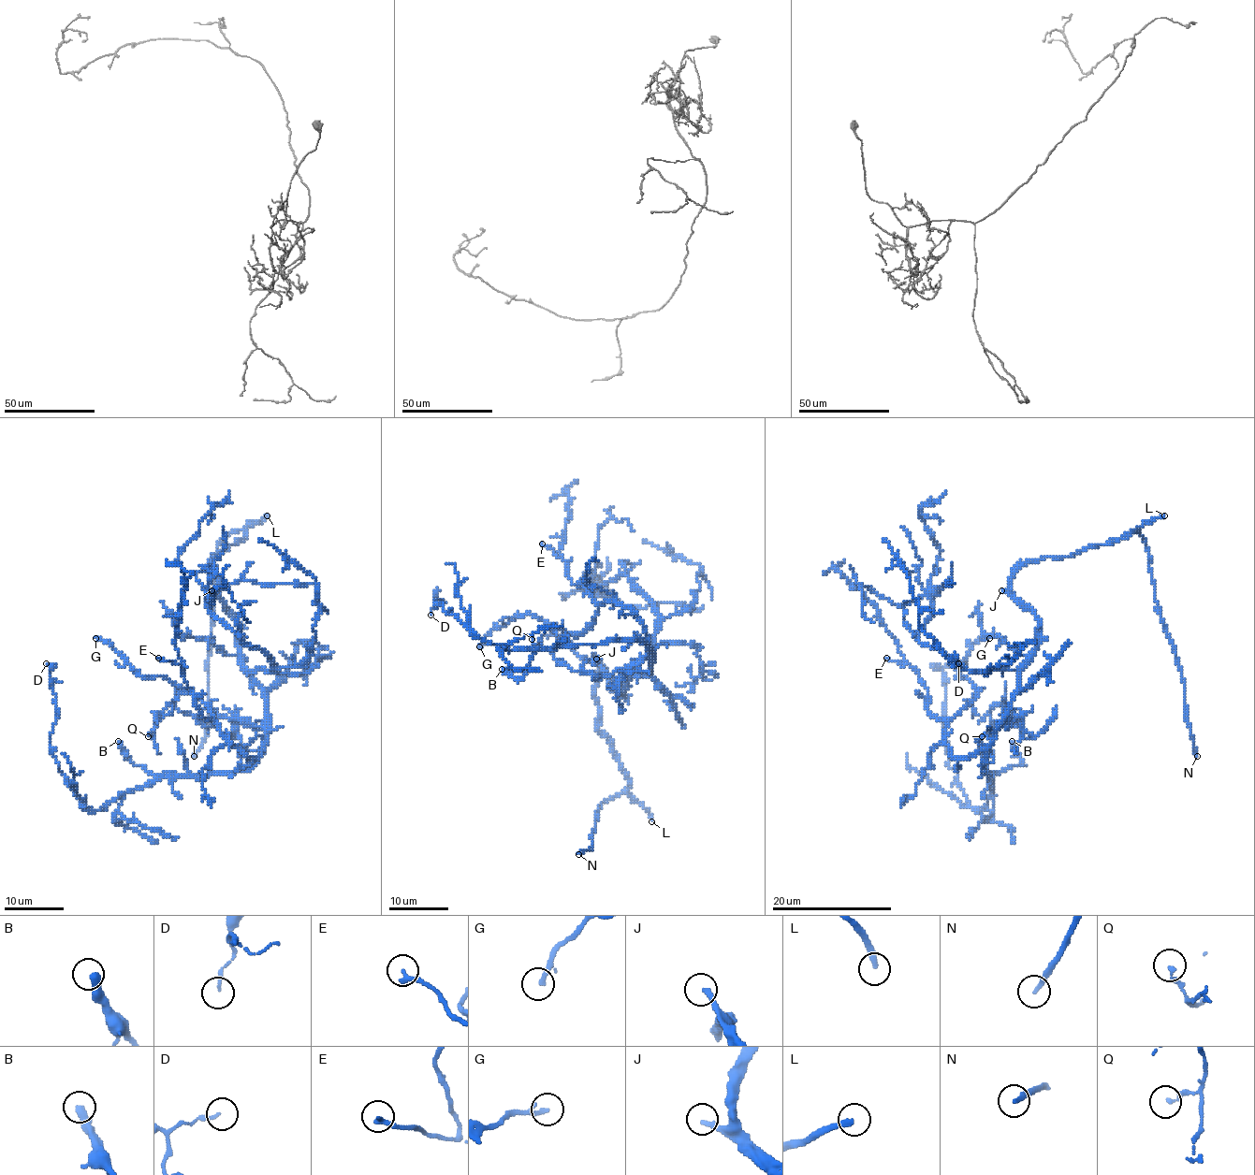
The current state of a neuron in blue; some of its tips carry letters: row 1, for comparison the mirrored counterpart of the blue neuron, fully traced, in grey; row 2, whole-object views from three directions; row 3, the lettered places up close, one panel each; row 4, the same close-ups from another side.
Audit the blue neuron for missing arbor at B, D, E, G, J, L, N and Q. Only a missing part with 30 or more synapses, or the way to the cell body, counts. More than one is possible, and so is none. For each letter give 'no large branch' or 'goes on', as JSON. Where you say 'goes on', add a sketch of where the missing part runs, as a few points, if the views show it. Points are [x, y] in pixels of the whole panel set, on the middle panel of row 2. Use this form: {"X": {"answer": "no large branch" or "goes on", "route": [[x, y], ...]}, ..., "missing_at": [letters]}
{"B": {"answer": "goes on"}, "D": {"answer": "no large branch"}, "E": {"answer": "no large branch"}, "G": {"answer": "no large branch"}, "J": {"answer": "goes on", "route": [[596, 659], [572, 622], [593, 542], [602, 541], [605, 578], [631, 591], [678, 573], [712, 541]]}, "L": {"answer": "goes on"}, "N": {"answer": "goes on"}, "Q": {"answer": "no large branch"}, "missing_at": ["B", "J", "L", "N"]}

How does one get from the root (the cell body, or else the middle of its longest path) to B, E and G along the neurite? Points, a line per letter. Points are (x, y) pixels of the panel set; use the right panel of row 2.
B: (1033, 658), (1019, 674), (1019, 687), (982, 764), (986, 776), (1023, 764), (1023, 759), (1012, 741)
E: (1033, 658), (1019, 674), (996, 736), (968, 757), (951, 753), (948, 721), (930, 713), (919, 675), (886, 658)
G: (1033, 658), (996, 736), (955, 757), (946, 724), (976, 698), (958, 668), (973, 644), (989, 638)

